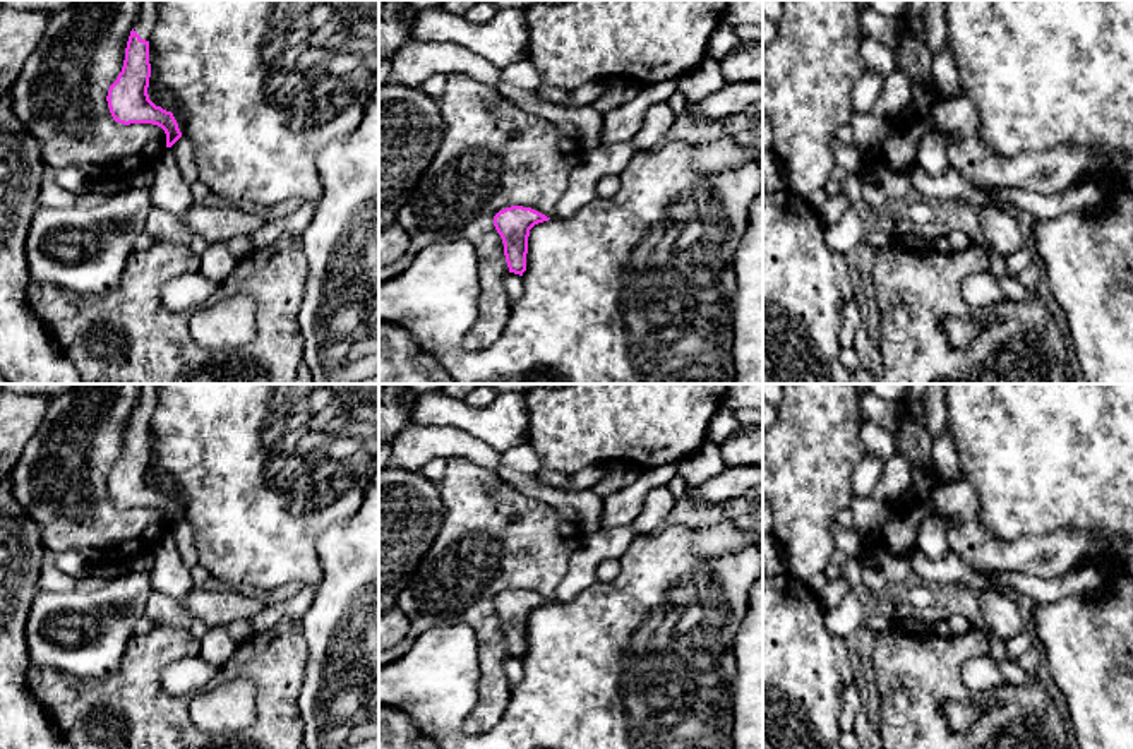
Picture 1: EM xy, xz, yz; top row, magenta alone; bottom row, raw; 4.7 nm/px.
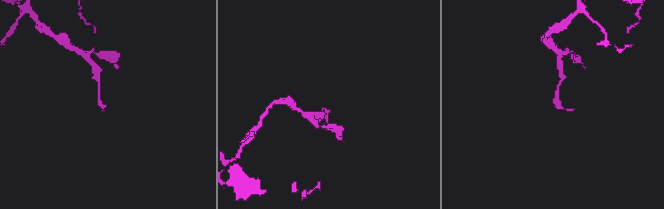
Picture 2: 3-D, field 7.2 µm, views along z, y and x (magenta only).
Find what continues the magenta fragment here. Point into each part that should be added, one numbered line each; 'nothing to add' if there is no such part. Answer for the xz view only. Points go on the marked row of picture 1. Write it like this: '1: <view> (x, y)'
nothing to add

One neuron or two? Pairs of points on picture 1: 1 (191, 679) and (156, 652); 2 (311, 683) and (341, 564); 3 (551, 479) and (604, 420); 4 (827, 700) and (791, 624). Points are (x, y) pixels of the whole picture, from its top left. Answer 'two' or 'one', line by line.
1: two
2: one
3: two
4: one

